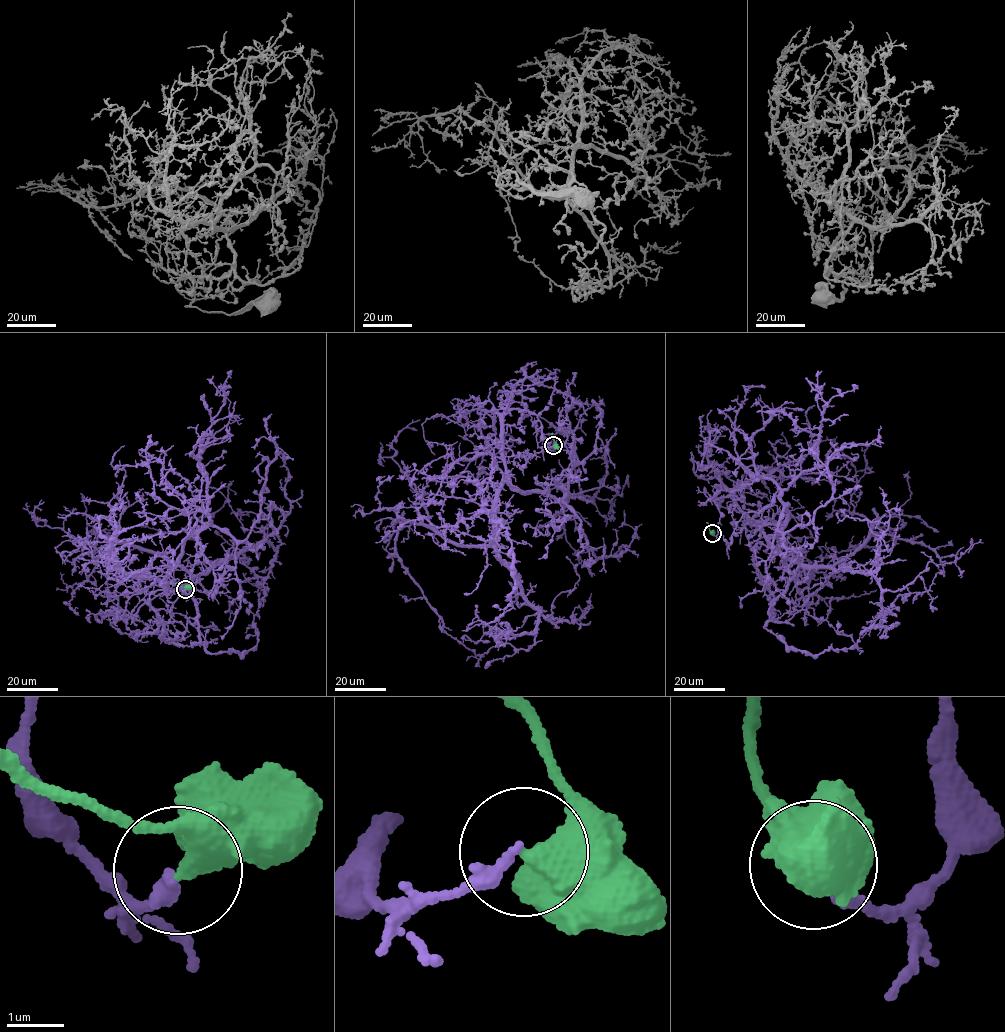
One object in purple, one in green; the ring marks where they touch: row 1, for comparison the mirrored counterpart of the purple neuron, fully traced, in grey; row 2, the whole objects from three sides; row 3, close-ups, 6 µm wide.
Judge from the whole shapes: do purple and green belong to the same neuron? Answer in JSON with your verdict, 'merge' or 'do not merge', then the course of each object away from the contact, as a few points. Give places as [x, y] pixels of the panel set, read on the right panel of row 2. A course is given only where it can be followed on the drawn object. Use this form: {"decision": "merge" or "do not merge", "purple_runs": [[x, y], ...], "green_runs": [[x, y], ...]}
{"decision": "do not merge", "purple_runs": [[712, 533], [712, 499], [731, 497], [789, 558], [814, 566], [852, 553], [878, 520], [941, 558], [983, 542]], "green_runs": [[712, 534], [707, 522]]}

